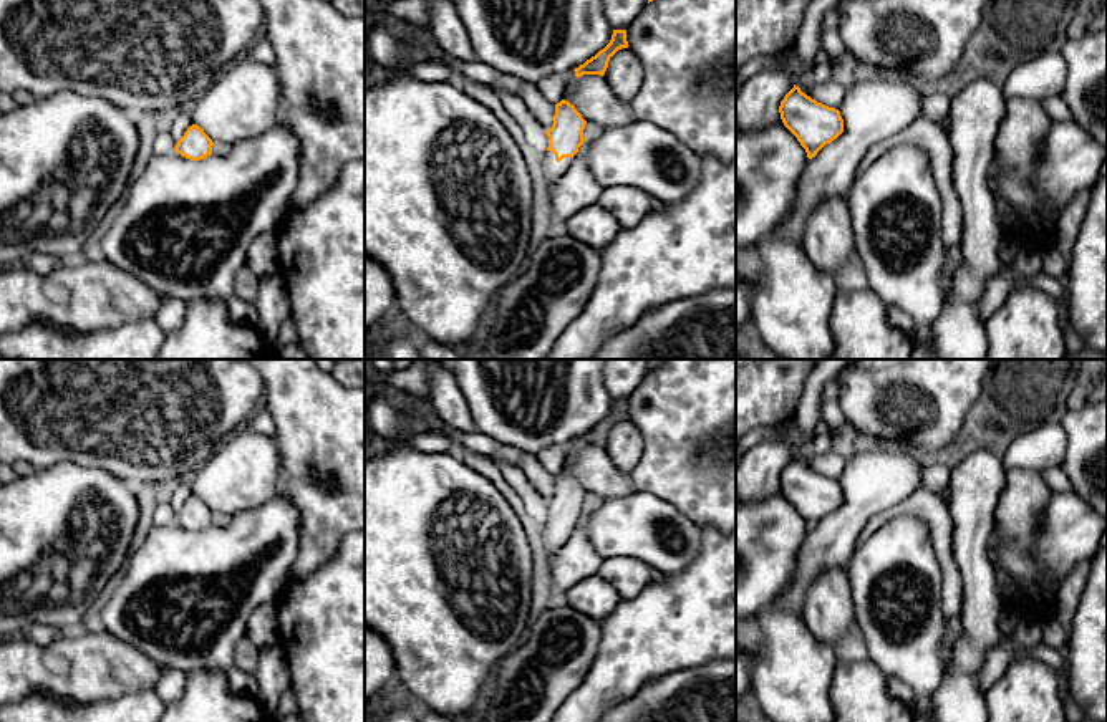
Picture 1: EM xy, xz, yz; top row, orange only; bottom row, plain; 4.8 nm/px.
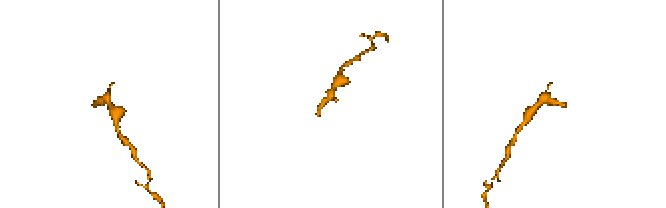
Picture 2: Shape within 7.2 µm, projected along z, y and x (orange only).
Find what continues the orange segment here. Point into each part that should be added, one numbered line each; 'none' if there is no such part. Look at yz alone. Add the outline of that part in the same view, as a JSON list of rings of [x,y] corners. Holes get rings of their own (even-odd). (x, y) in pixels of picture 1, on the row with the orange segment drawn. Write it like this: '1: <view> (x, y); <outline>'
none

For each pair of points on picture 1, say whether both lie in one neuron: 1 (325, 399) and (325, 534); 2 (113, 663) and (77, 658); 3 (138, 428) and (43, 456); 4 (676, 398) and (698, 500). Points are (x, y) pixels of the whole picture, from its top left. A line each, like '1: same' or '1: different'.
1: same
2: same
3: same
4: same

